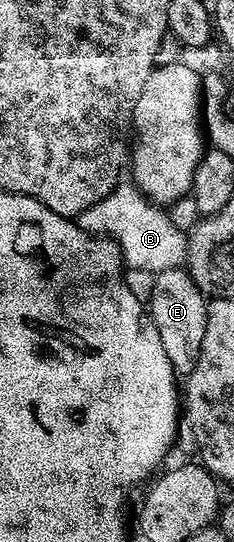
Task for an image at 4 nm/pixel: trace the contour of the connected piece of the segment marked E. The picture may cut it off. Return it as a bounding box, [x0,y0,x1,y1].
[147,267,207,374]

